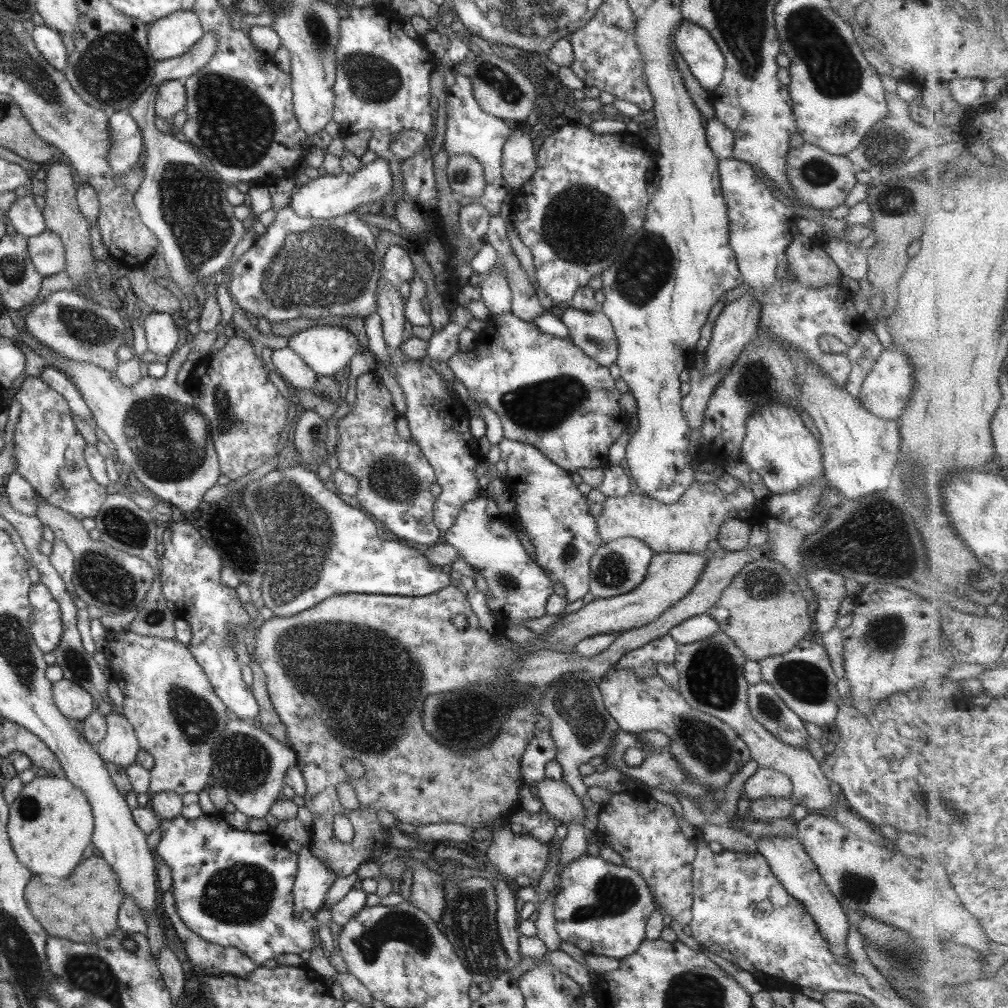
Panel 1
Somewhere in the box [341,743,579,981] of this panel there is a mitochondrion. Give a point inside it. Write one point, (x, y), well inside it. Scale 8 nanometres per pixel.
(468, 918)

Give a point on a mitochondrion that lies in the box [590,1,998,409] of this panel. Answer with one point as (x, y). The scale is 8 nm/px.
(818, 43)

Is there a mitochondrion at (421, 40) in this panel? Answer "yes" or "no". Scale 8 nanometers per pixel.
no

